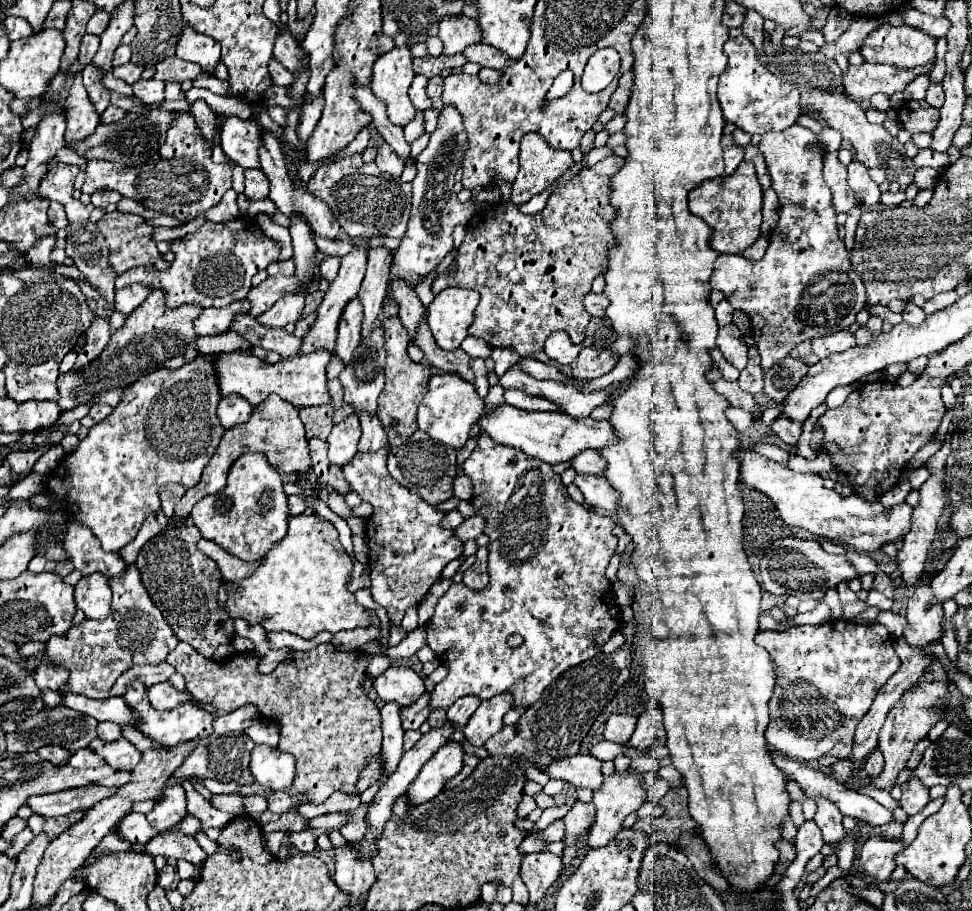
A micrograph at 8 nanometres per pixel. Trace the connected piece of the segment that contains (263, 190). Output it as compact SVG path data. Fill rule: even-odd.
M246 169L244 175L246 175L246 191L244 191L244 195L250 201L266 199L268 197L268 189L270 189L270 183L268 183L266 175L260 169Z

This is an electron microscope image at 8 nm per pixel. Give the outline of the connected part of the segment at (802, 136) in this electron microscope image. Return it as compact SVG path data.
M792 125L786 131L770 131L762 135L758 147L764 153L772 187L780 199L780 221L770 235L768 251L760 261L750 261L742 255L718 255L710 285L712 289L722 291L734 309L740 309L750 317L762 369L766 371L782 361L798 343L848 329L856 321L858 311L866 305L866 291L860 275L852 269L844 241L838 237L832 191L822 177L824 151L816 143L816 135L806 127Z

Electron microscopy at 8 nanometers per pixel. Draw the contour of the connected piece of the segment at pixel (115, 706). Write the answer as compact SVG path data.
M66 685L58 689L66 707L76 709L84 715L94 717L96 721L114 721L118 725L136 725L132 711L124 703L122 697L108 697L108 699L90 699L84 695L74 695Z

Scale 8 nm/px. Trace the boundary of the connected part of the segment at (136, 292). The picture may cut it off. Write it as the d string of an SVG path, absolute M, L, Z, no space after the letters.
M134 283L130 287L118 289L116 291L116 311L130 315L148 295L150 295L152 287L142 287L142 283Z

